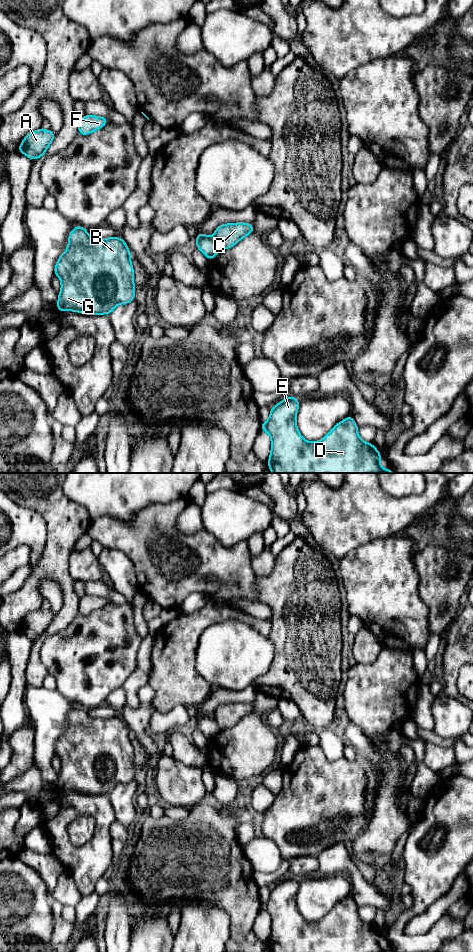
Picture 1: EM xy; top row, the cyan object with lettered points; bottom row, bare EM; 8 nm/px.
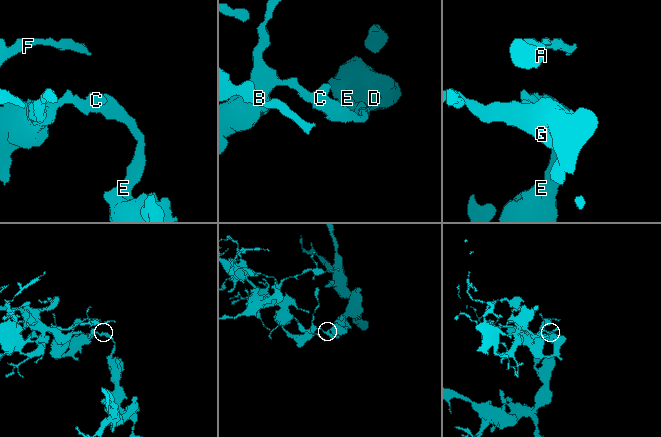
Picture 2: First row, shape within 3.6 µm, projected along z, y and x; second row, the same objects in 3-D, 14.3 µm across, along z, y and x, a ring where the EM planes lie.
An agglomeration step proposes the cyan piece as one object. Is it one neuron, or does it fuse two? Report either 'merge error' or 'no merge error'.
merge error

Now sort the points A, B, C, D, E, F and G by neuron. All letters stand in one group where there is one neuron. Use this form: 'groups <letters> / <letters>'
groups A B F G / C D E

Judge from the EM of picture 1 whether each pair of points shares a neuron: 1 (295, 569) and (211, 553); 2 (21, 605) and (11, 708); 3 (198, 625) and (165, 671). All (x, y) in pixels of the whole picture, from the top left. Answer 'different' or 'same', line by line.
1: different
2: different
3: same

